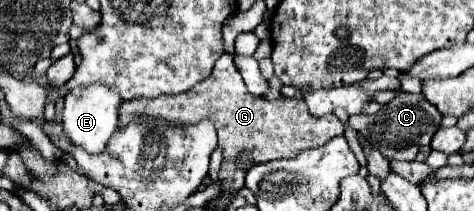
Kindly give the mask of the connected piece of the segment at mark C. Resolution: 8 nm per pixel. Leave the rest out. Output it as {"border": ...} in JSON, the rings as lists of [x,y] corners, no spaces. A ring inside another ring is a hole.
{"border":[[[396,93],[396,97],[382,105],[382,109],[374,115],[352,115],[348,119],[348,127],[362,133],[374,149],[378,149],[388,159],[406,159],[412,161],[422,145],[428,145],[432,135],[438,131],[440,125],[440,111],[428,103],[422,95],[410,93]]]}

